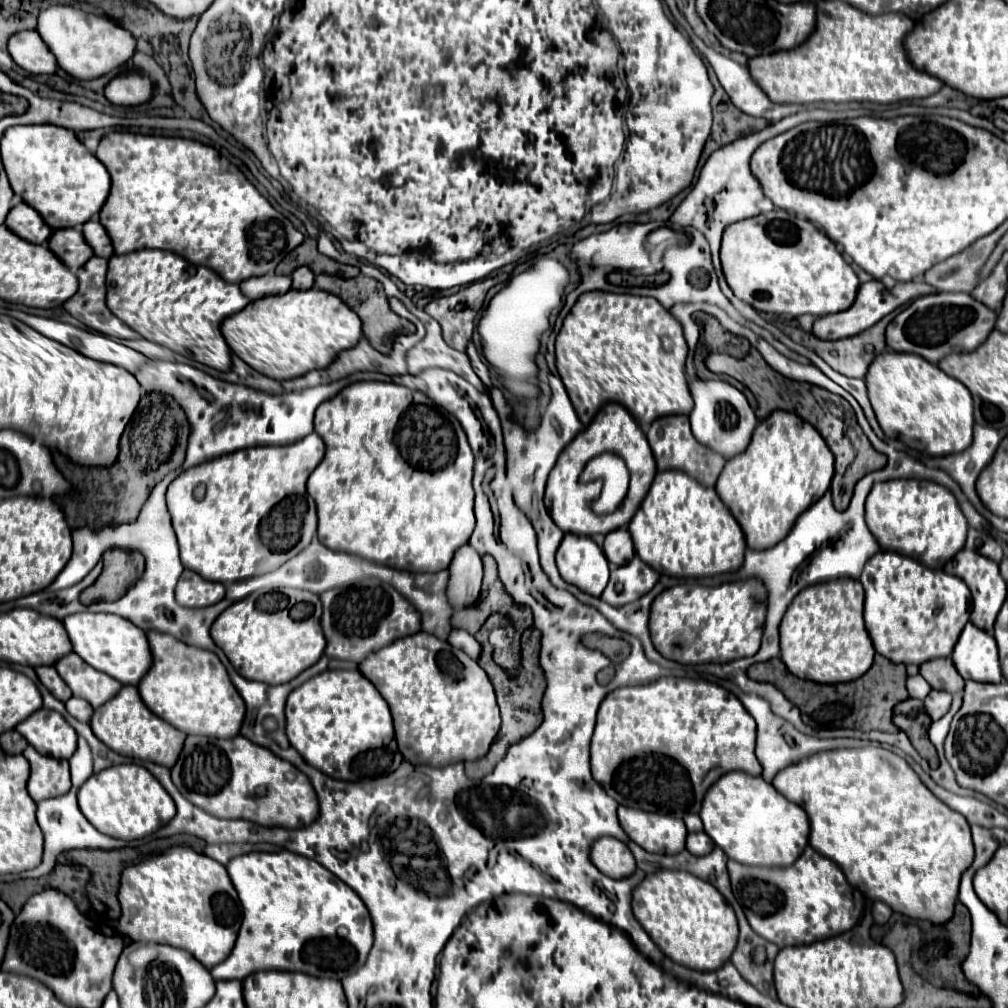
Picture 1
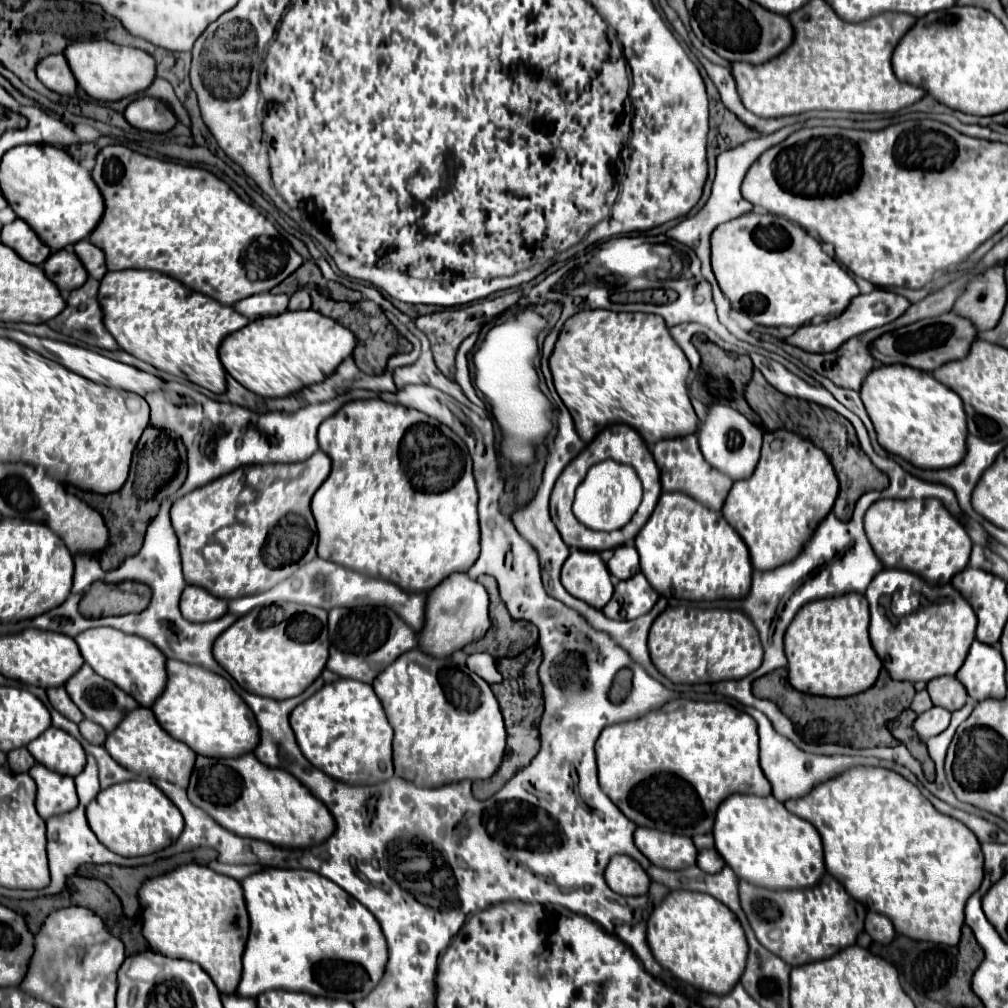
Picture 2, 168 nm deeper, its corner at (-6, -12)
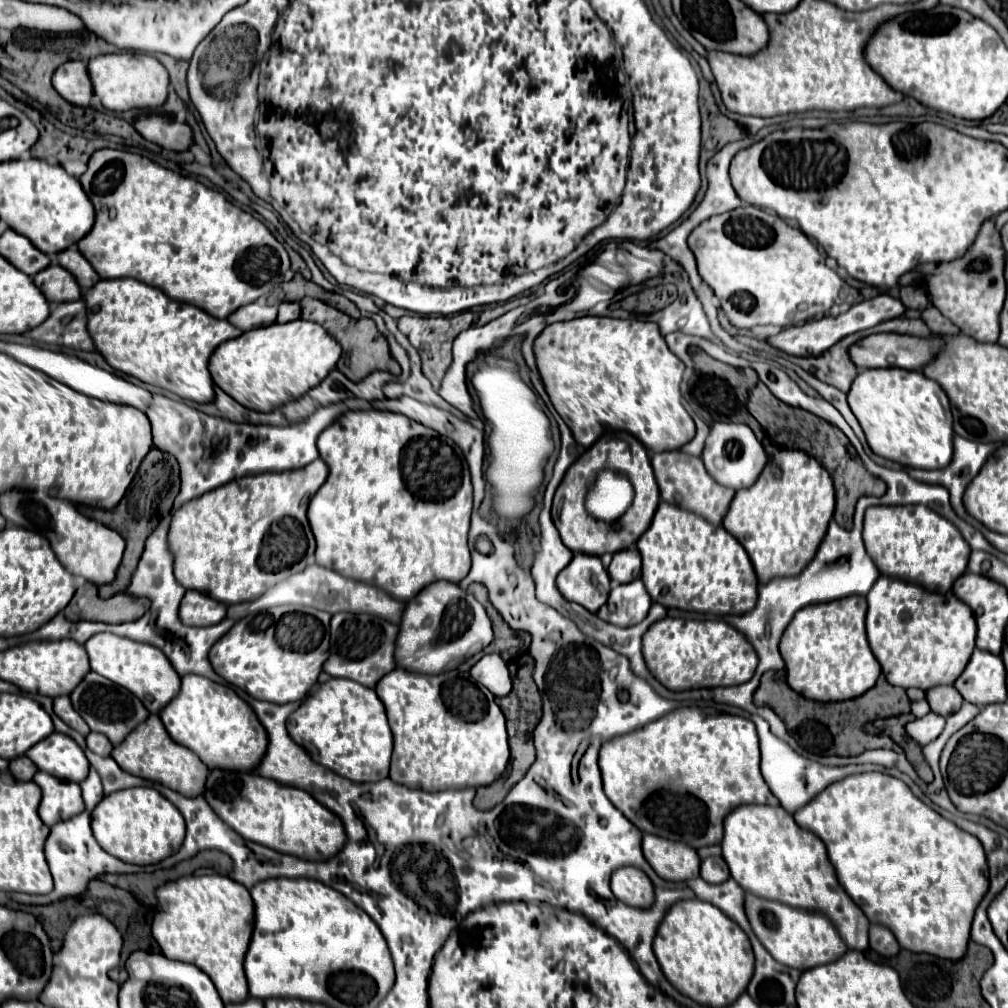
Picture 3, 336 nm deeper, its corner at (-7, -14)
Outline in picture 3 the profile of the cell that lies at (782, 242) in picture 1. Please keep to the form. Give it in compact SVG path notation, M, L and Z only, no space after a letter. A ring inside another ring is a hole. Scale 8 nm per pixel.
M739 206L733 212L723 212L705 220L689 234L689 248L695 252L701 278L713 288L725 316L735 328L753 328L759 324L785 328L803 324L809 318L825 316L833 304L853 304L859 296L859 290L851 288L825 264L825 256L799 228L791 228L777 214L767 214L755 206Z

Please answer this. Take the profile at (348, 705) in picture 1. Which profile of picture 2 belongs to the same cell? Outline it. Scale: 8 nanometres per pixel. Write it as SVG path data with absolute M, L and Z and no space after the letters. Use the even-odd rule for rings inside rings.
M346 678L326 684L292 710L290 726L306 760L338 782L372 786L394 776L392 726L370 684Z

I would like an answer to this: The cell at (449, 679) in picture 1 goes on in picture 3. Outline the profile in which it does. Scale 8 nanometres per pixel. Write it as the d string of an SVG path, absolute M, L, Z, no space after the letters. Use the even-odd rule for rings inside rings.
M395 668L377 682L375 692L385 704L389 726L395 740L389 774L393 782L409 788L421 788L427 792L439 792L447 788L489 786L505 772L509 762L505 716L501 708L495 704L495 696L475 680L471 682L459 670L425 676Z

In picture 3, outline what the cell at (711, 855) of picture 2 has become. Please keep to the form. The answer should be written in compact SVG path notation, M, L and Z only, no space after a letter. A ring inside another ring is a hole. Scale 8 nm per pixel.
M711 856L701 862L701 878L709 884L721 884L729 878L729 868L721 856Z

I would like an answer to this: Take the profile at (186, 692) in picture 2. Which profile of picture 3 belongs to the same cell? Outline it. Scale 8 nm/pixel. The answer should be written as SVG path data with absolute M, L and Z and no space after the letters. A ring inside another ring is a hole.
M197 674L181 678L181 692L163 710L161 720L169 736L193 750L209 768L251 772L259 766L267 750L267 732L253 708L241 700L231 686L205 680Z

